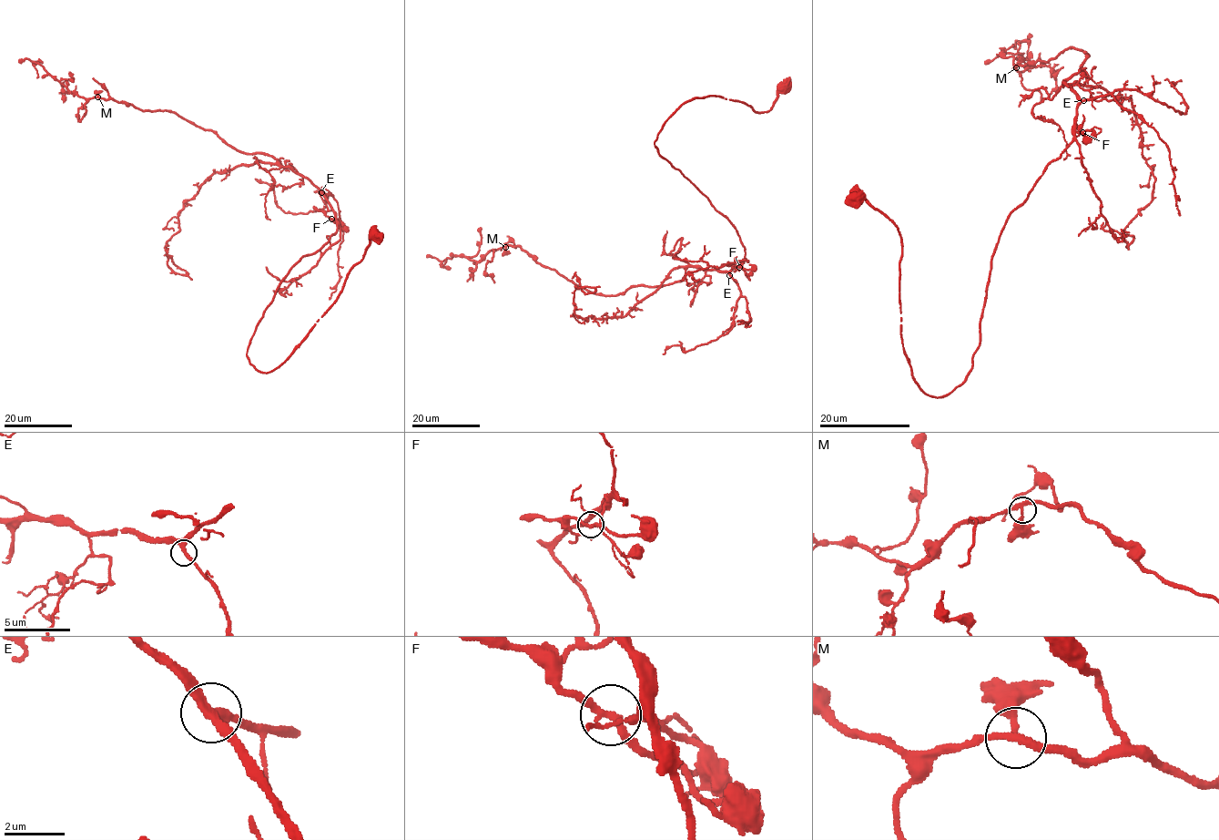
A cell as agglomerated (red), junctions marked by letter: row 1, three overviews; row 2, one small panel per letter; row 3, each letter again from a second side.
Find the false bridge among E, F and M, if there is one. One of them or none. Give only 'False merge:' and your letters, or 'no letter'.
False merge: F

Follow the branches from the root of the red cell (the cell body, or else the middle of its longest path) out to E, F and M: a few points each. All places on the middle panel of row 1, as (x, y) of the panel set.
E: (783, 87), (760, 113), (717, 96), (695, 97), (655, 142), (736, 230), (746, 254), (729, 275)
F: (783, 87), (760, 113), (717, 96), (695, 97), (655, 142), (736, 230), (746, 252), (739, 267)
M: (783, 87), (760, 113), (695, 97), (655, 142), (736, 230), (729, 271), (604, 296), (505, 248)

